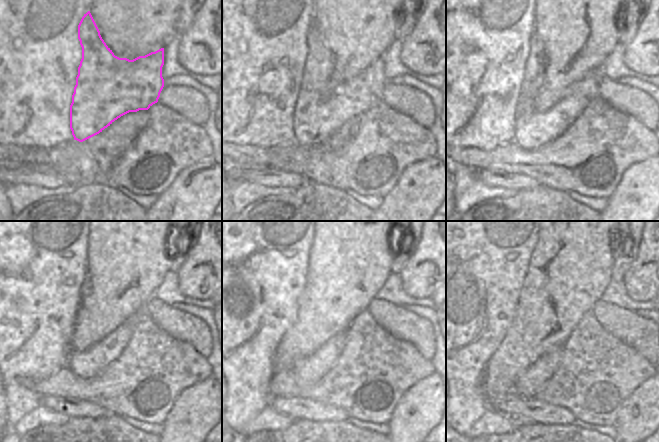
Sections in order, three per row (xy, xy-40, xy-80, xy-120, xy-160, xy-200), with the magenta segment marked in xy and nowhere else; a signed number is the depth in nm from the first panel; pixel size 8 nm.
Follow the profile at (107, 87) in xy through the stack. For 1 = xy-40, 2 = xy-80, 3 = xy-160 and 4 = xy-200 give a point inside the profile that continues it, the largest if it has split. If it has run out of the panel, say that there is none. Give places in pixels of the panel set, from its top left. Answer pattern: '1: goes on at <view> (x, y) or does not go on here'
1: goes on at xy-40 (322, 106)
2: goes on at xy-80 (534, 129)
3: goes on at xy-160 (308, 370)
4: goes on at xy-200 (534, 378)

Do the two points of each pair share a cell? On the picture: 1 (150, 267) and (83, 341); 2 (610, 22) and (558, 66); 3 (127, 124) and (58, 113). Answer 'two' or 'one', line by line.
1: one
2: one
3: two

